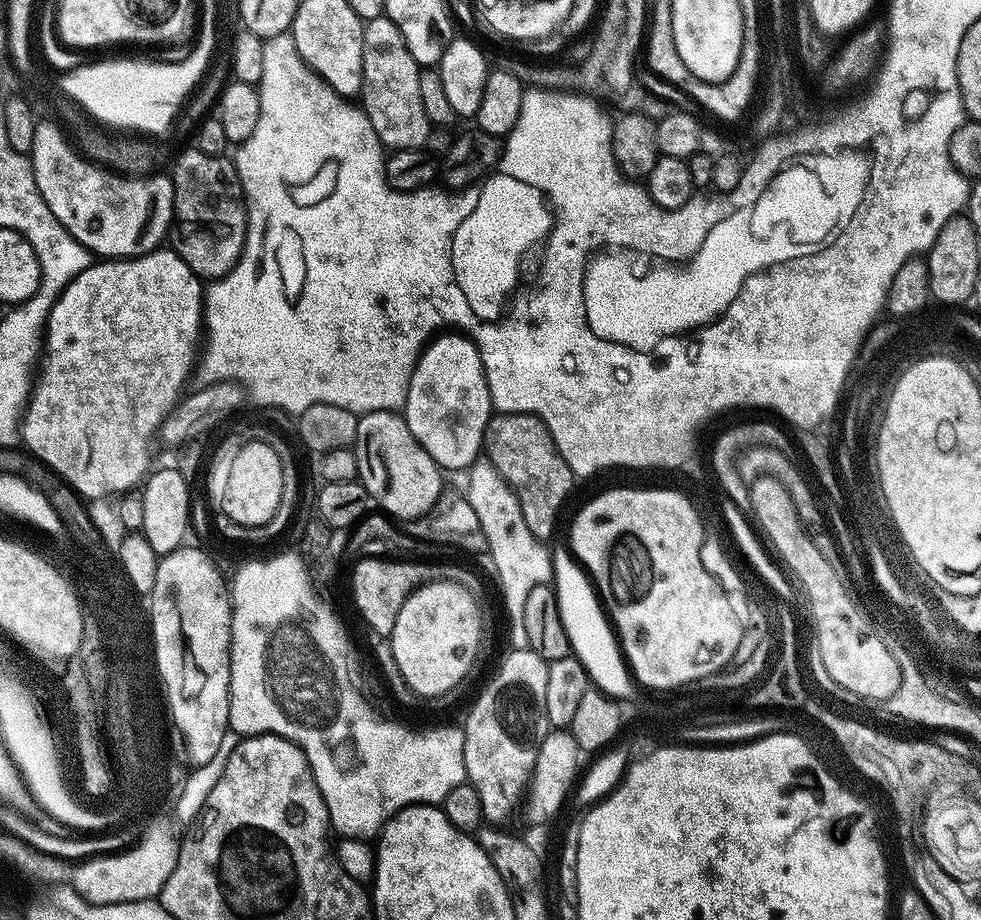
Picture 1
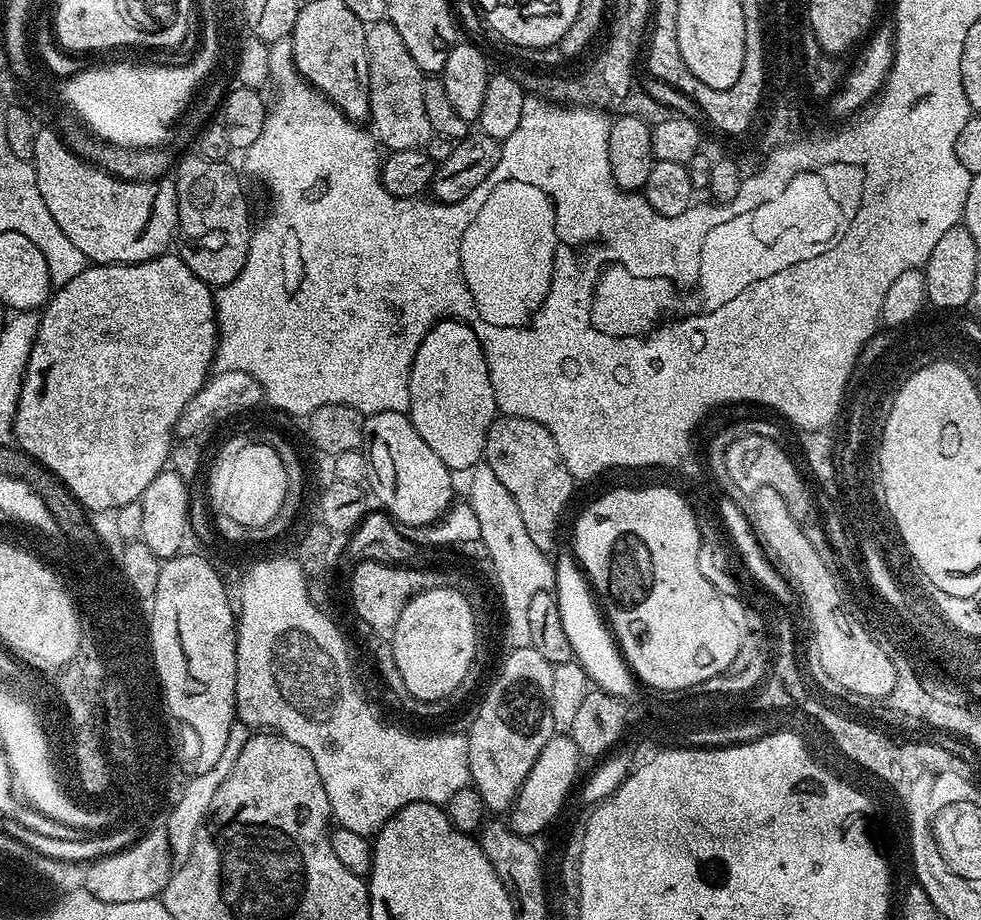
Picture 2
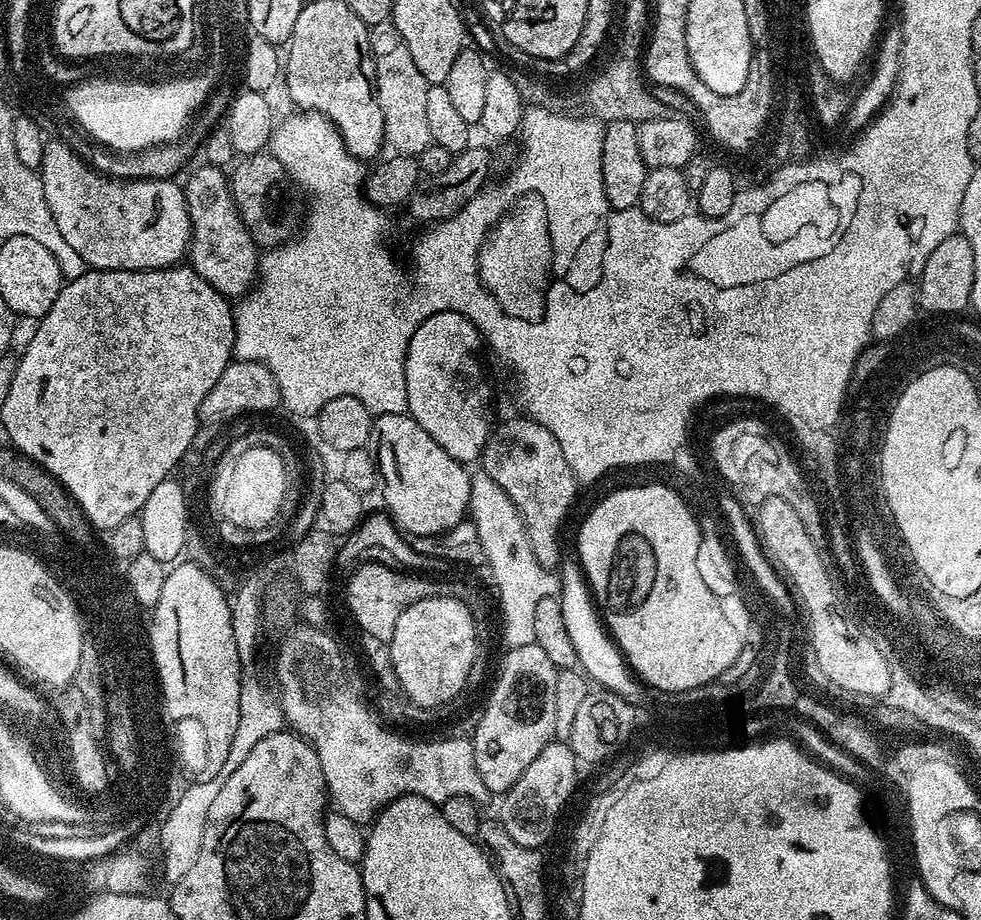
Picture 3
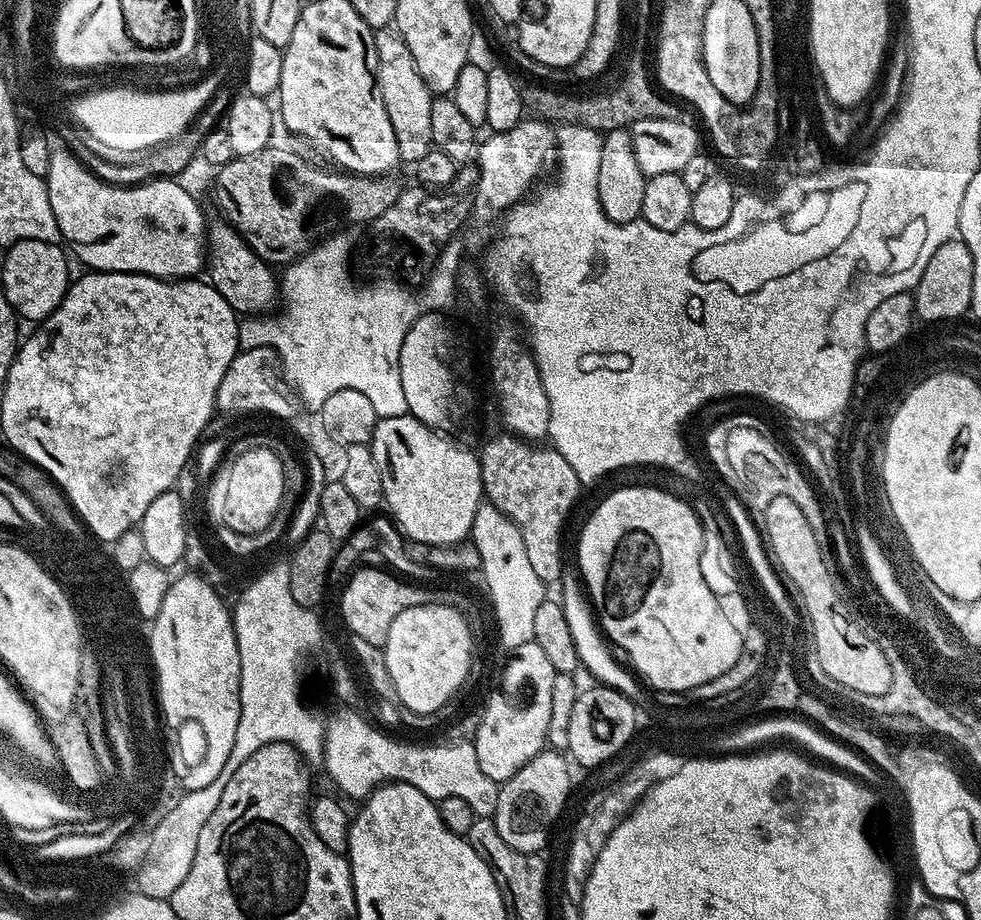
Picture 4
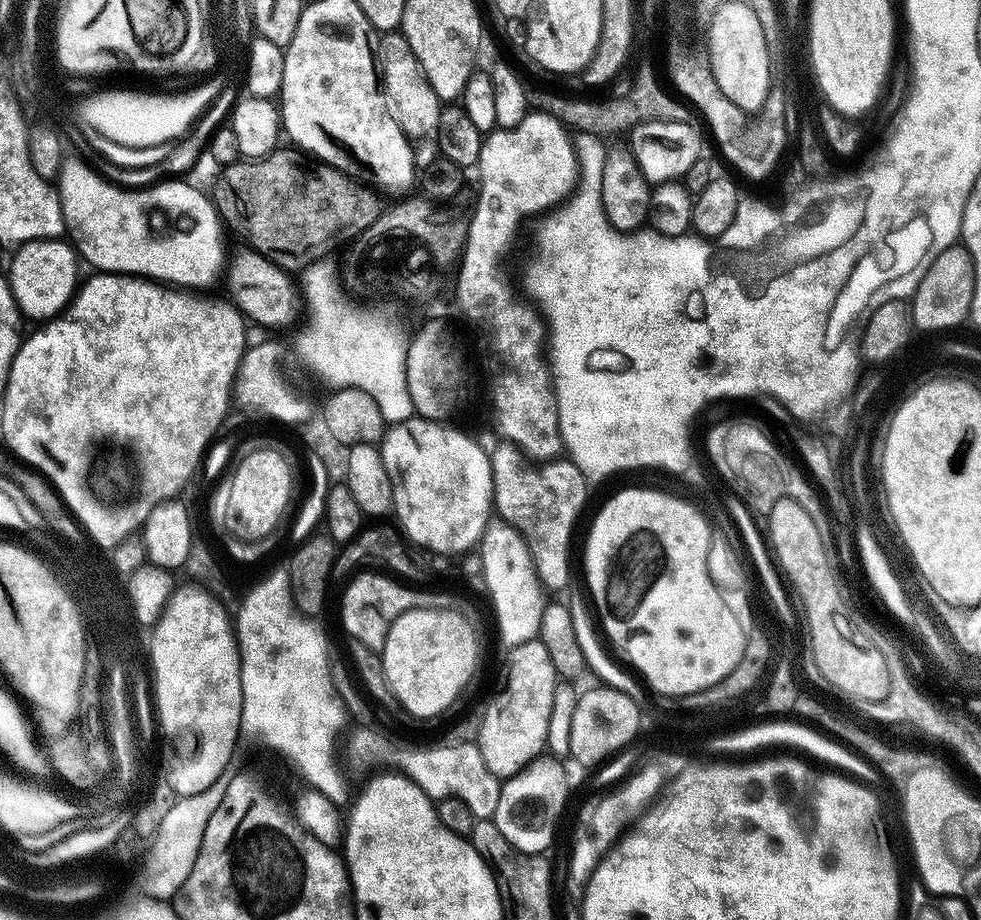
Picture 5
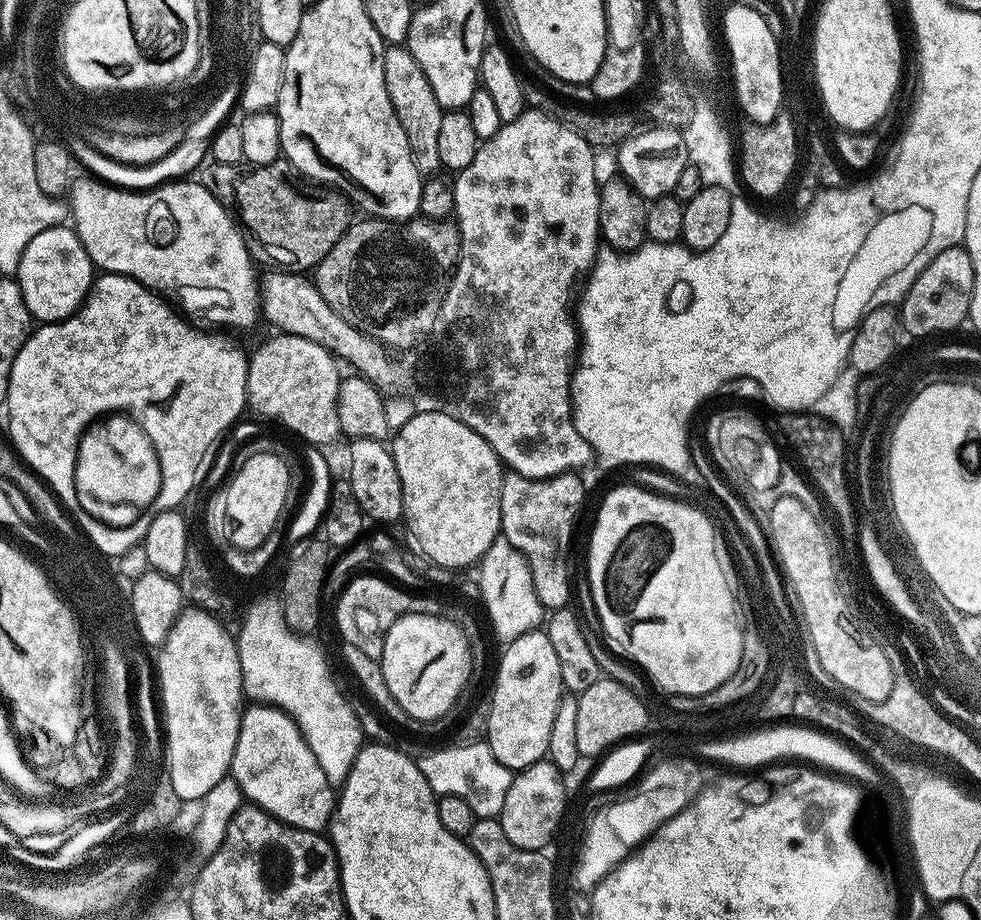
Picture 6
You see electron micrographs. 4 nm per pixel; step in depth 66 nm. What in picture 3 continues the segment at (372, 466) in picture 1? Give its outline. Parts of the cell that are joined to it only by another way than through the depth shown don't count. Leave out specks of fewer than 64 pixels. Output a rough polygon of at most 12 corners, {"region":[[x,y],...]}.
{"region":[[403,412],[377,415],[384,504],[409,536],[465,519],[472,476]]}

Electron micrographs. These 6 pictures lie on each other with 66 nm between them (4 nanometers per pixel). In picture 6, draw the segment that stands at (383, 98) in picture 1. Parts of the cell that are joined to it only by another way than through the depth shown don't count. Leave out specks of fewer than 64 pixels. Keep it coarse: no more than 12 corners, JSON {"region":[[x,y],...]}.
{"region":[[407,46],[385,47],[386,94],[414,166],[439,173],[445,109]]}

